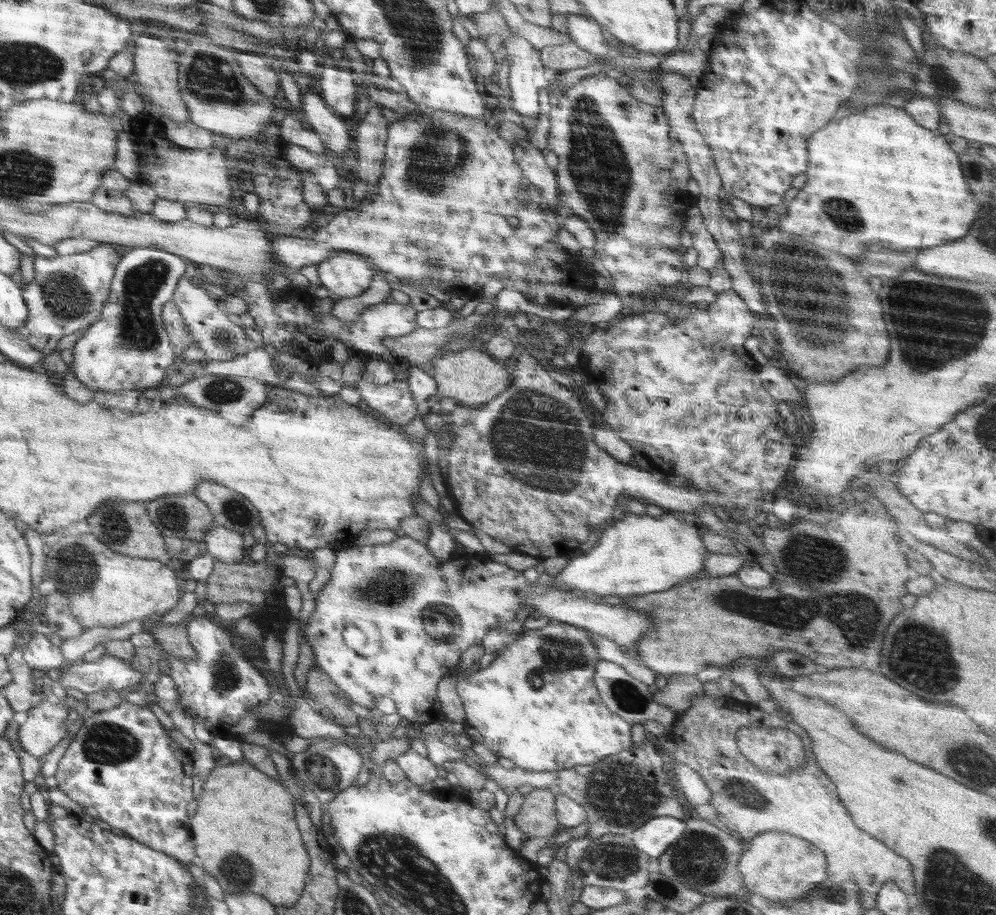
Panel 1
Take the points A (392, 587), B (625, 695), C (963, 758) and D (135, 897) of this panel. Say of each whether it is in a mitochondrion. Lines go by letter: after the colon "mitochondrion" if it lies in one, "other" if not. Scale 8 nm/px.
A: mitochondrion
B: mitochondrion
C: mitochondrion
D: other

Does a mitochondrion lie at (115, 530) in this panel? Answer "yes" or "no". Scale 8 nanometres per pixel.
yes

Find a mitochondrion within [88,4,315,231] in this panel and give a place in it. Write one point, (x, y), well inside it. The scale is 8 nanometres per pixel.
(208, 78)

